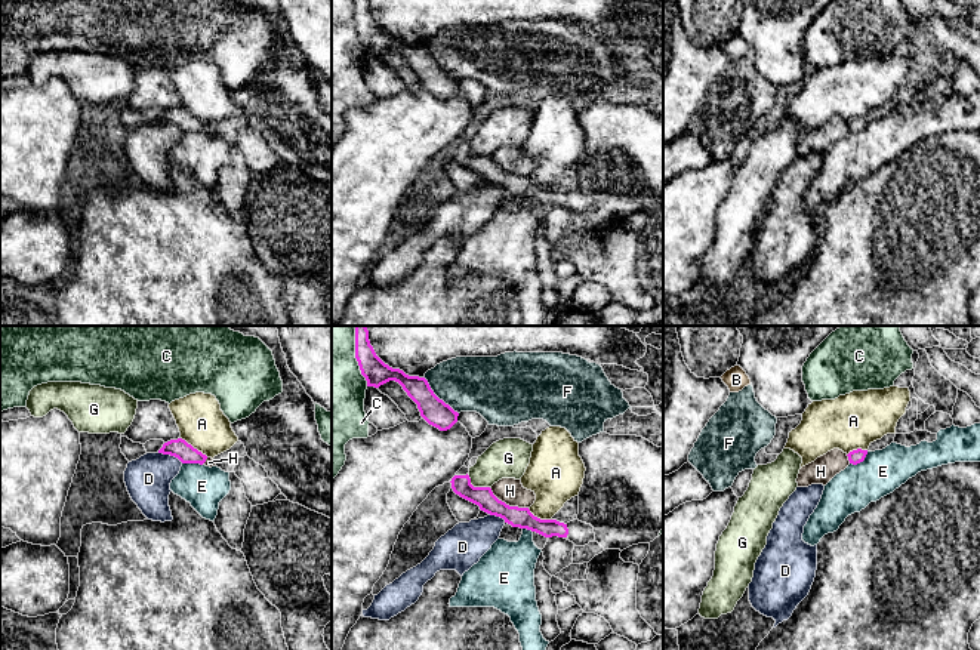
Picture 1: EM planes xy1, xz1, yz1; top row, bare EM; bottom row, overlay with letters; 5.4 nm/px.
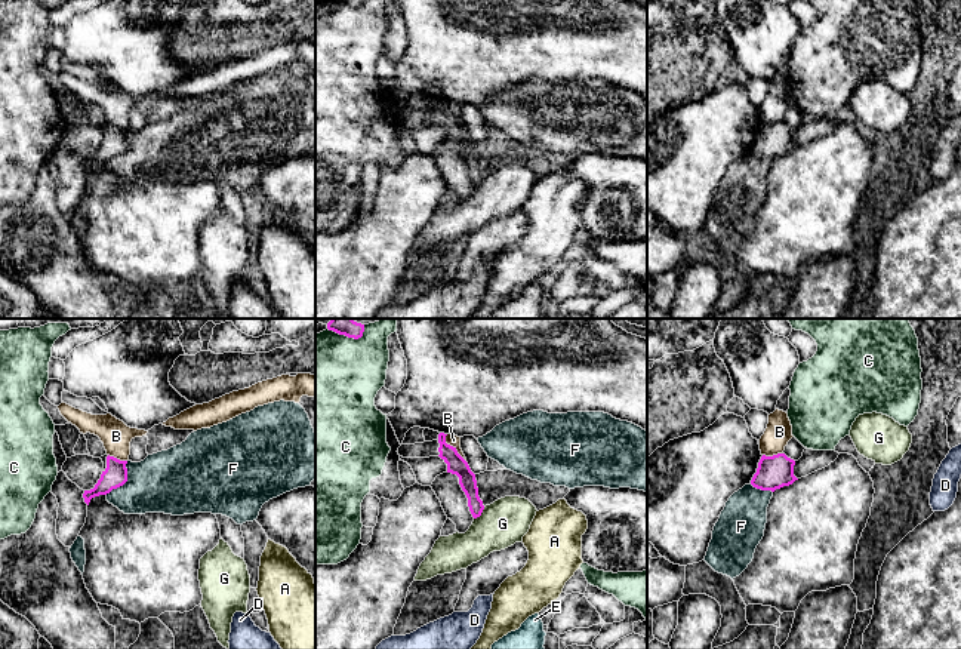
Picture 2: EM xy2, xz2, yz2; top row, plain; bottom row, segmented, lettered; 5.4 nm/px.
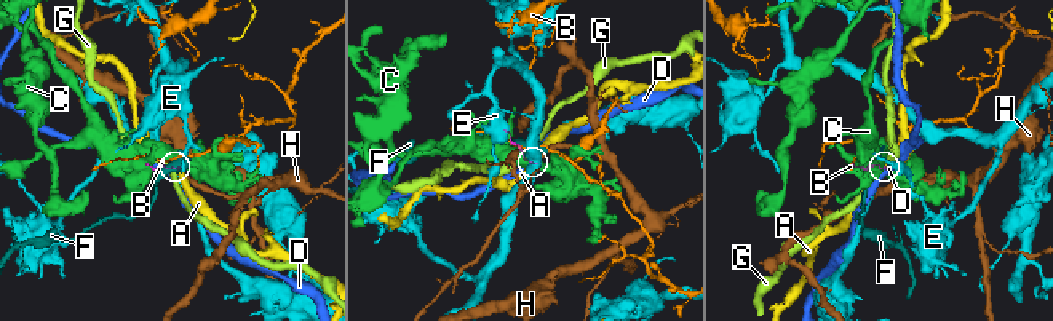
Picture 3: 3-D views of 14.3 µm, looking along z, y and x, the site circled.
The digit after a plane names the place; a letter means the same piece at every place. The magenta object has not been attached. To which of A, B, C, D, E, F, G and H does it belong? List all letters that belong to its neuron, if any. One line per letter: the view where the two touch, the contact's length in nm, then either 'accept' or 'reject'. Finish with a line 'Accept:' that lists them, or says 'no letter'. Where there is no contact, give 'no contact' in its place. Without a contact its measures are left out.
A: xy1 | 190 nm | reject
B: xz2 | 190 nm | reject
C: xz1 | 300 nm | reject
D: xy1 | 160 nm | reject
E: yz1 | 120 nm | reject
F: xz1 | 280 nm | reject
G: xz1 | 150 nm | reject
H: xz1 | 240 nm | reject
Accept: no letter

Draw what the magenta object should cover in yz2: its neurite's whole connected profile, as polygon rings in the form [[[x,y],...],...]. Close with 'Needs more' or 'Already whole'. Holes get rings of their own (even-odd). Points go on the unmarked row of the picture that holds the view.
[[[777,122],[773,124],[763,123],[751,153],[757,157],[771,160],[783,154],[789,154],[798,148],[794,144],[794,133],[795,129],[788,126],[785,122]]]. Already whole

